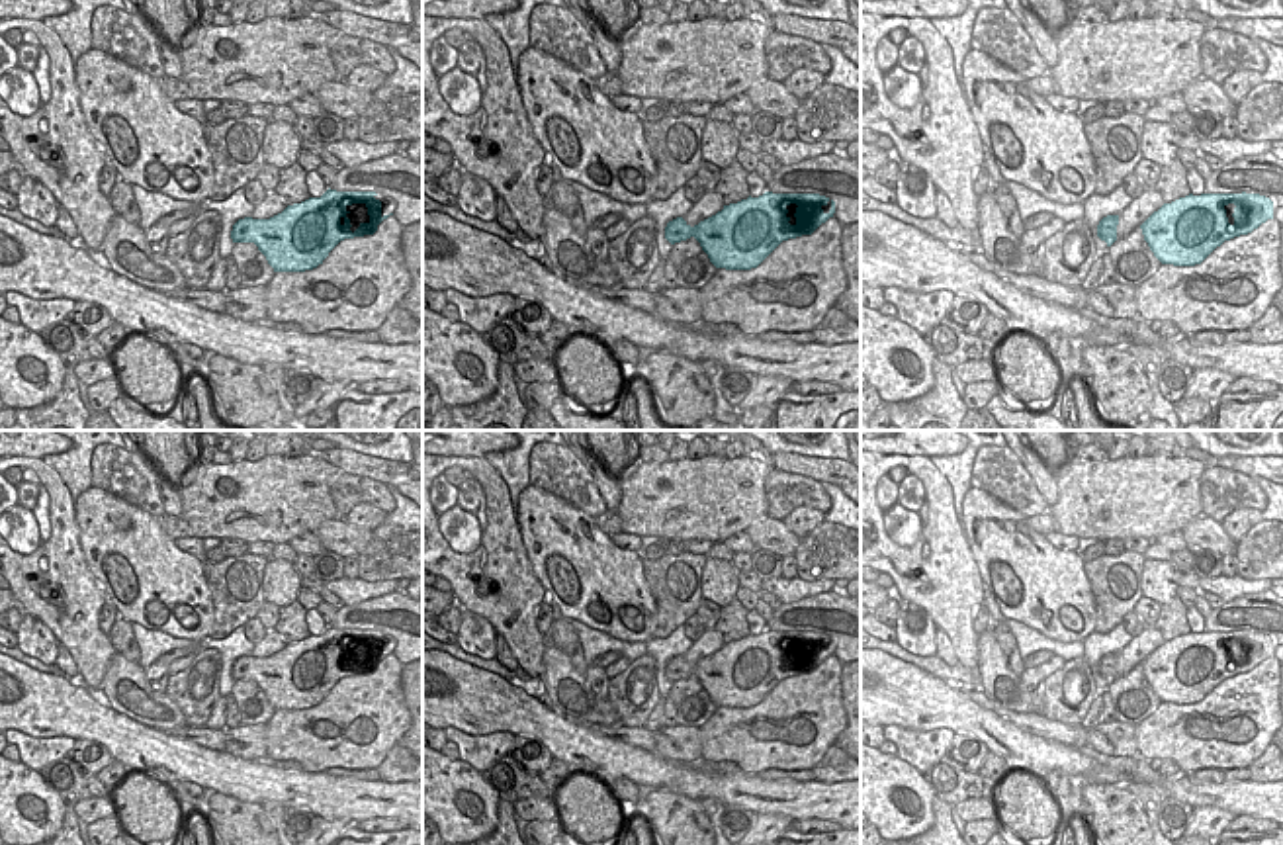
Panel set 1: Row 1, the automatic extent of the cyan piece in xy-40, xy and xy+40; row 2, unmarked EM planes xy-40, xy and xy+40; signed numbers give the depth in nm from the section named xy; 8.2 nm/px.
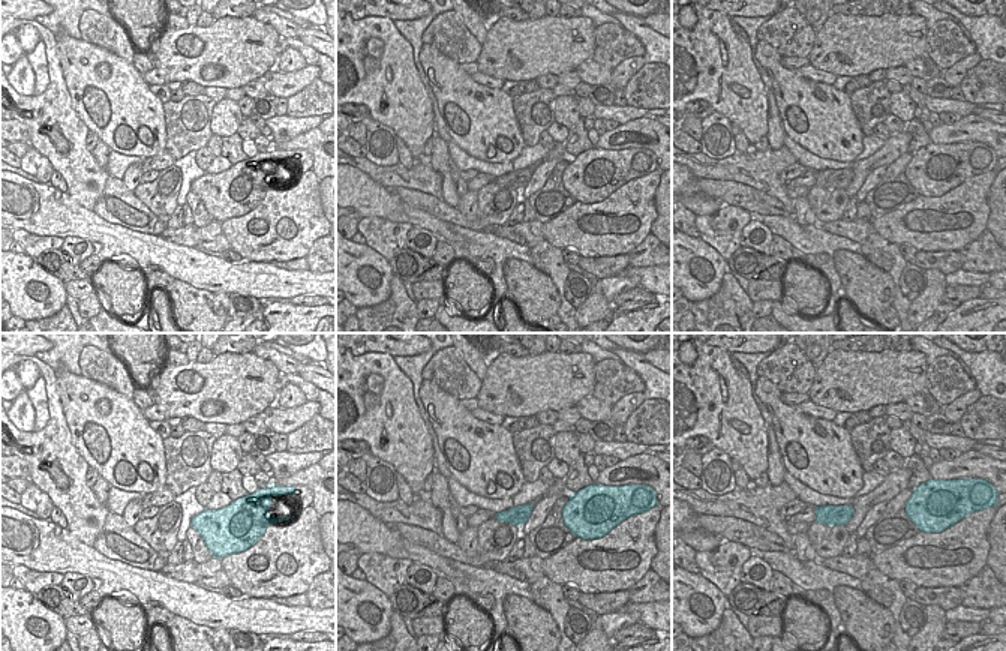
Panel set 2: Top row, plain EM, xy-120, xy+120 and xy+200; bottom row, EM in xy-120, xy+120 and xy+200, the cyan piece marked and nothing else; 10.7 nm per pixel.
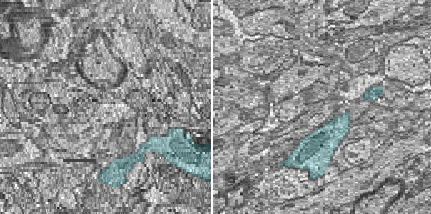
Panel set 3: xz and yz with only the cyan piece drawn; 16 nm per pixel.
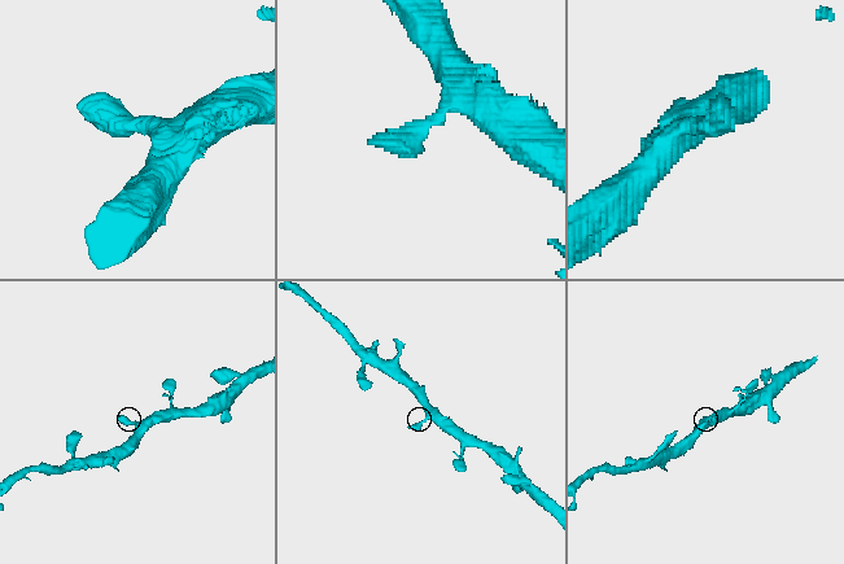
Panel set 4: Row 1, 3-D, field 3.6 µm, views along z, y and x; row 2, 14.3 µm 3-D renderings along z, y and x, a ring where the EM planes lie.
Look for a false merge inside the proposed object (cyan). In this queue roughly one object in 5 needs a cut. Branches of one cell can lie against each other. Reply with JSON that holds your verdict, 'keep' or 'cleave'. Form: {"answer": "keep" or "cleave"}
{"answer": "keep"}

